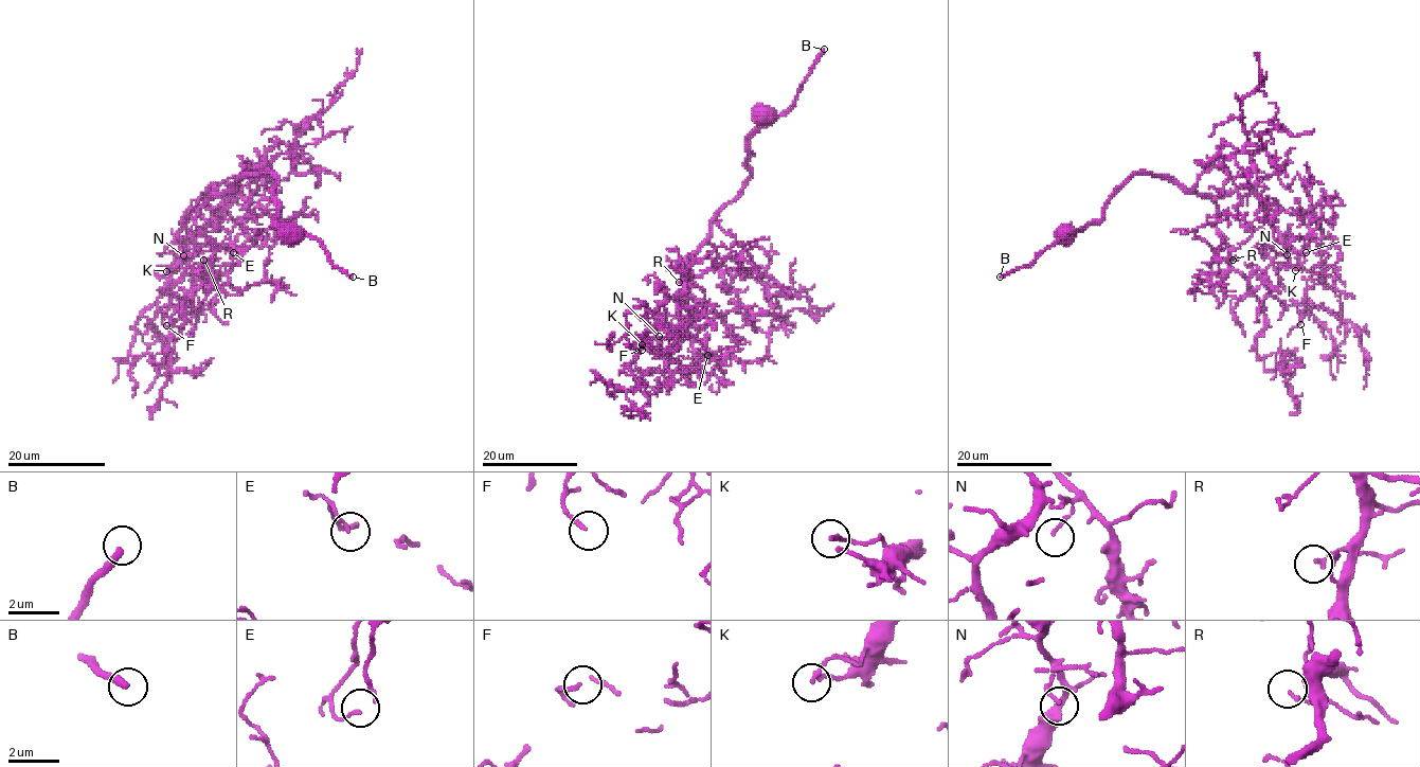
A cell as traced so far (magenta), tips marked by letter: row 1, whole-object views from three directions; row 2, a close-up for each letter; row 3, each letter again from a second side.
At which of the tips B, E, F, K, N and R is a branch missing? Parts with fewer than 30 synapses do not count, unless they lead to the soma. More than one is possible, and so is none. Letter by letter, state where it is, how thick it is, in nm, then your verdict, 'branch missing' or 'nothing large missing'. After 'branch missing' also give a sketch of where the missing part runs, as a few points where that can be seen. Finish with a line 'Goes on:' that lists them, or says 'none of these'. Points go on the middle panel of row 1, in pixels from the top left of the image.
B: place (824, 49); calibre 280 nm; branch missing
E: place (707, 355); calibre 110 nm; nothing large missing
F: place (642, 350); calibre 160 nm; nothing large missing
K: place (642, 344); calibre 160 nm; nothing large missing
N: place (659, 336); calibre 120 nm; nothing large missing
R: place (679, 282); calibre 130 nm; nothing large missing
Goes on: B

